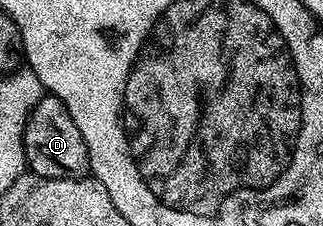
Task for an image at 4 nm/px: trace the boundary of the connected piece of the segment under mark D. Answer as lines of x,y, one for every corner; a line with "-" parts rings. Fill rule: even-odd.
43,94
40,102
30,110
30,116
24,129
24,149
26,166
33,174
49,179
69,179
82,177
90,170
90,158
84,137
72,121
72,113
60,101
60,97

